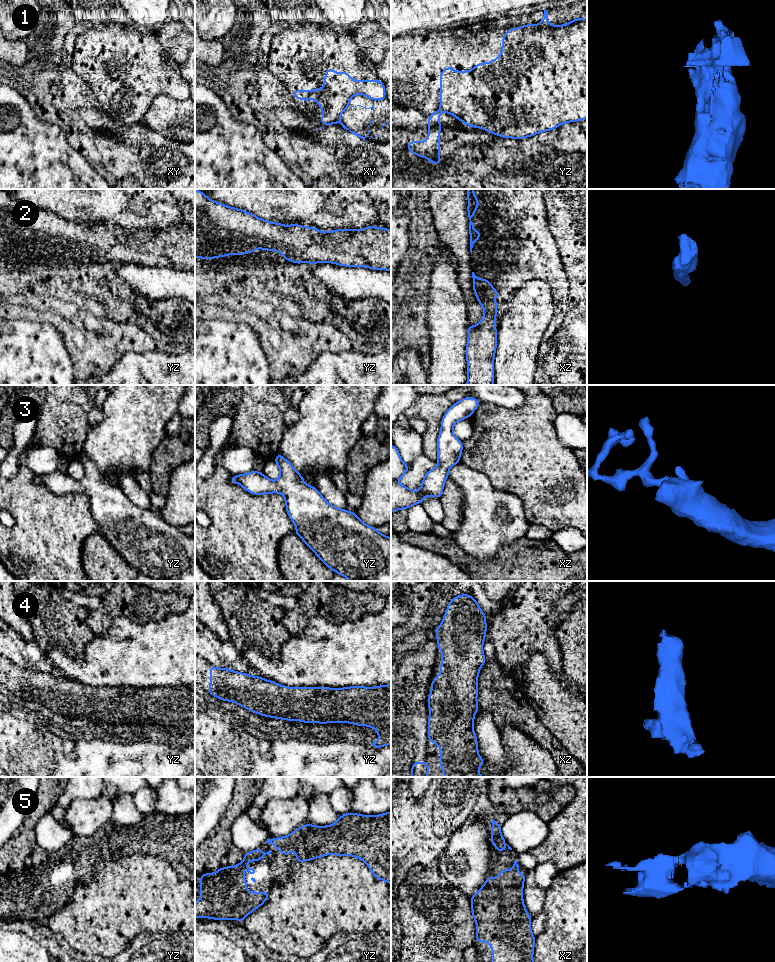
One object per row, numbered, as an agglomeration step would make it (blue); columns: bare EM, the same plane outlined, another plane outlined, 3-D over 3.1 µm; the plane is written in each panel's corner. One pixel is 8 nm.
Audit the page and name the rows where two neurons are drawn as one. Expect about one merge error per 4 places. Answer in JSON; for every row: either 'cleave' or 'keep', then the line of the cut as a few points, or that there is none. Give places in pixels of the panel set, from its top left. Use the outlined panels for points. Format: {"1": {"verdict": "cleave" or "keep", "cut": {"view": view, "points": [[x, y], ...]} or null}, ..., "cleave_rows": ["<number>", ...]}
{"1": {"verdict": "cleave", "cut": {"view": "xy", "points": [[339, 119], [336, 122]]}}, "2": {"verdict": "keep", "cut": null}, "3": {"verdict": "keep", "cut": null}, "4": {"verdict": "keep", "cut": null}, "5": {"verdict": "keep", "cut": null}, "cleave_rows": ["1"]}

